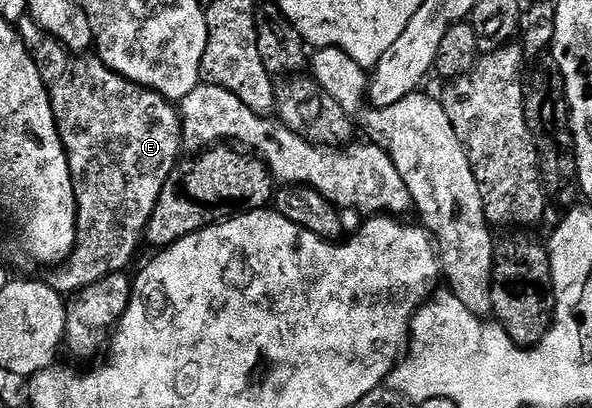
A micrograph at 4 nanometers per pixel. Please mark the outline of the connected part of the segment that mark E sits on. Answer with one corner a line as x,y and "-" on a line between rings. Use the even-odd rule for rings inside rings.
31,16
20,18
18,32
29,50
34,51
40,74
48,86
64,150
68,152
77,204
77,242
64,267
68,269
61,268
59,272
61,279
69,281
72,289
77,291
94,284
100,276
122,273
129,268
127,265
143,242
150,215
160,202
162,187
166,187
169,173
179,164
184,149
182,121
179,110
163,100
159,93
138,91
137,86
107,69
99,59
87,61
87,56
73,55
52,34
40,28

